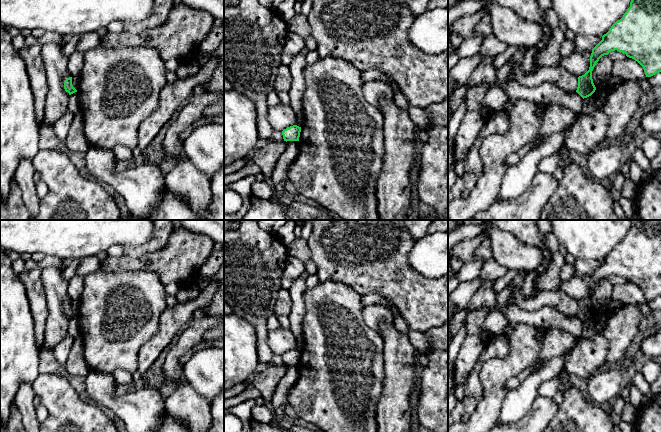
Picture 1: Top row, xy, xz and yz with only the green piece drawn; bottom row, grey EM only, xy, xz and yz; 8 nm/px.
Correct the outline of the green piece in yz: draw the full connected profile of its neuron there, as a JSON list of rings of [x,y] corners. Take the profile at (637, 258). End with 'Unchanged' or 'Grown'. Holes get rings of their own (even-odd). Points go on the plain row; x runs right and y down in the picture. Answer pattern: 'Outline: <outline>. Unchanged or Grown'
Outline: [[[631,220],[630,231],[623,241],[611,250],[592,273],[589,294],[578,301],[576,316],[583,323],[591,320],[596,314],[592,303],[596,287],[602,280],[615,274],[637,285],[643,291],[646,301],[661,296],[661,220]]]. Unchanged

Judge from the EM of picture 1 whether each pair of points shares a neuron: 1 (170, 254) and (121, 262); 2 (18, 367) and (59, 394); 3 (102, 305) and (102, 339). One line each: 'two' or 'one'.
1: one
2: two
3: one

